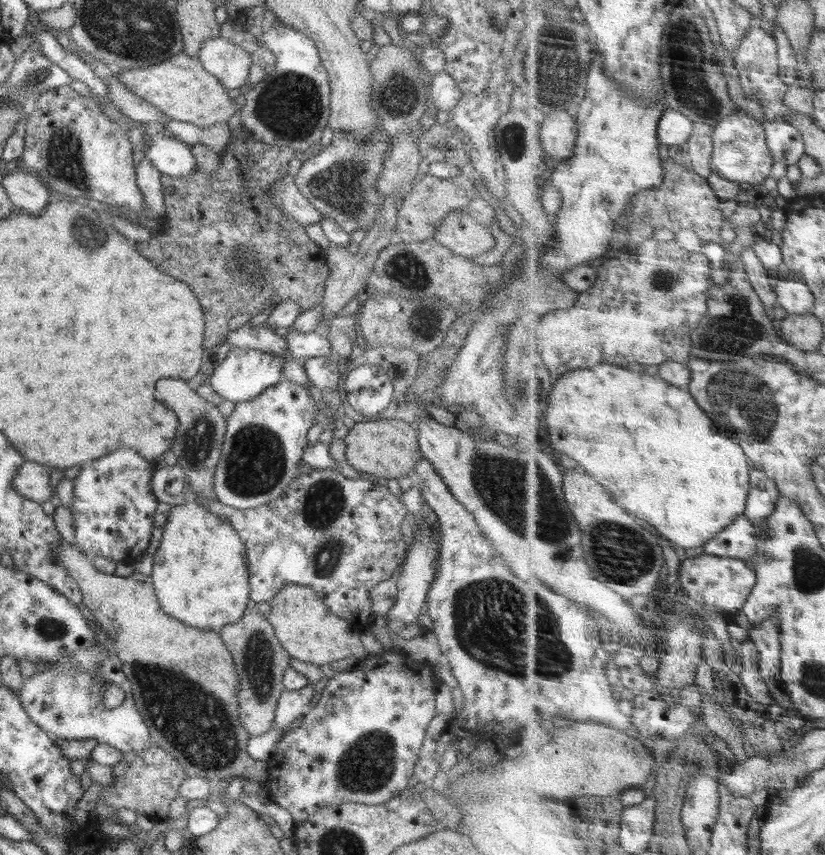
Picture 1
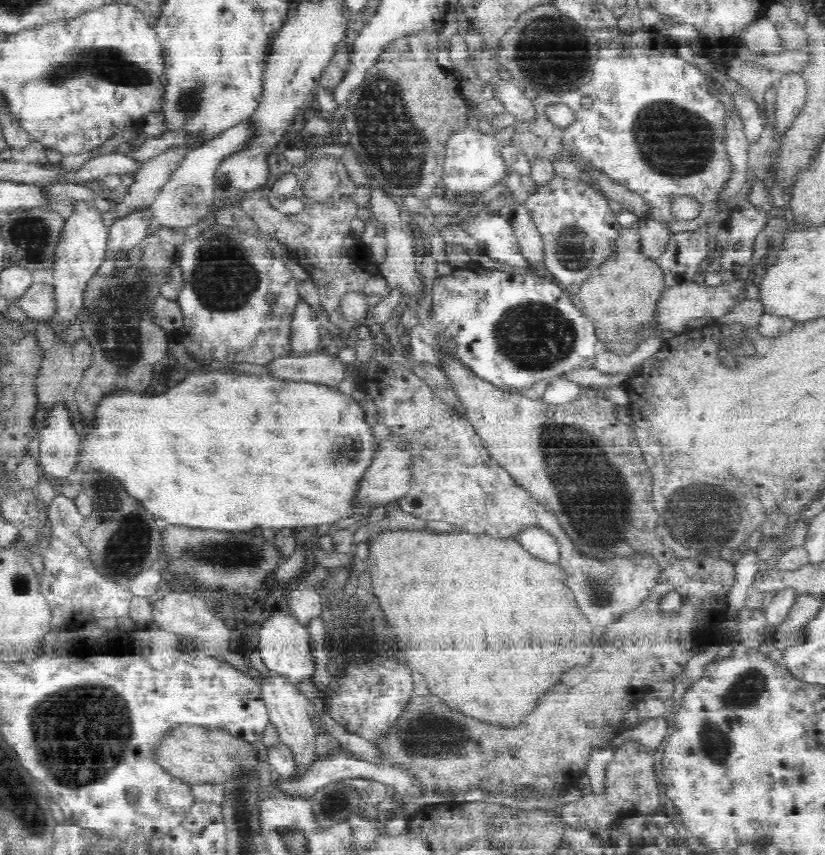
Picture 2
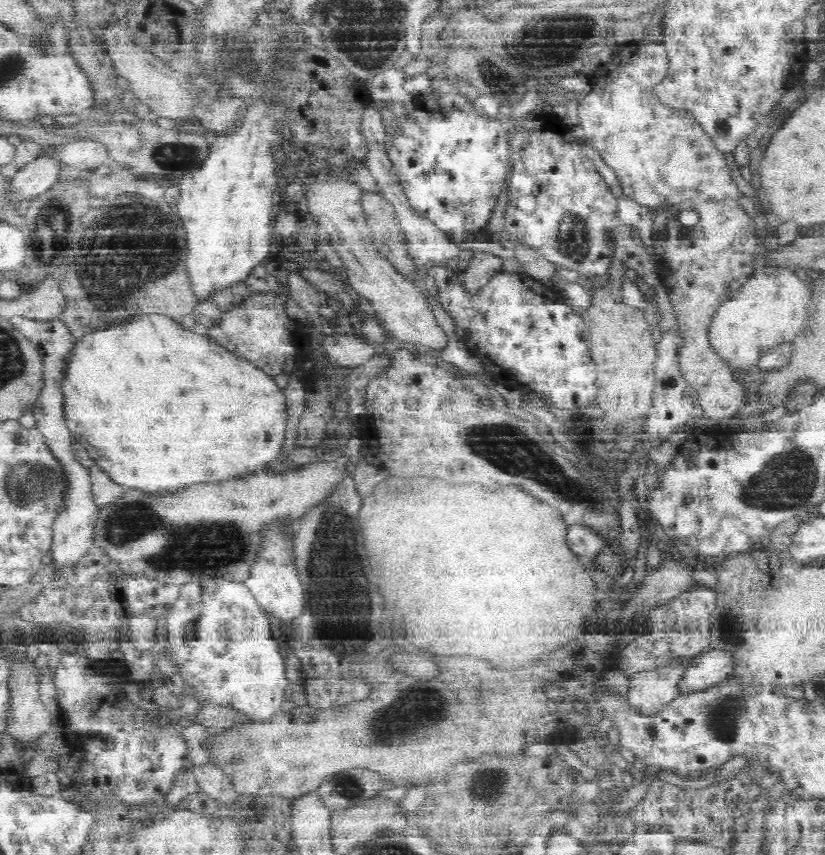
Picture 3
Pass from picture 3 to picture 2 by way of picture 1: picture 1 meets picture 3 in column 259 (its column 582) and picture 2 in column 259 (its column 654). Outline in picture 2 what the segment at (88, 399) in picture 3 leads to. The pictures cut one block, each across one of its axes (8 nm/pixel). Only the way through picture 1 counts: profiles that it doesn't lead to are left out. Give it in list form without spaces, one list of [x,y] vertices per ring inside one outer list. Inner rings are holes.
[[[197,367],[190,371],[176,386],[157,393],[151,389],[145,391],[134,390],[118,386],[106,392],[96,402],[92,410],[92,417],[87,422],[88,432],[77,432],[77,460],[74,469],[78,476],[96,471],[112,475],[120,483],[126,494],[146,508],[148,514],[164,516],[170,524],[184,524],[192,528],[282,528],[282,526],[316,526],[324,522],[337,522],[350,513],[354,506],[350,505],[348,498],[356,488],[356,480],[360,480],[361,473],[369,466],[376,448],[374,435],[370,426],[364,422],[362,407],[350,397],[343,395],[337,389],[326,385],[304,382],[303,380],[288,380],[265,373],[260,376],[254,374],[240,374],[235,370],[218,369],[210,367]]]

